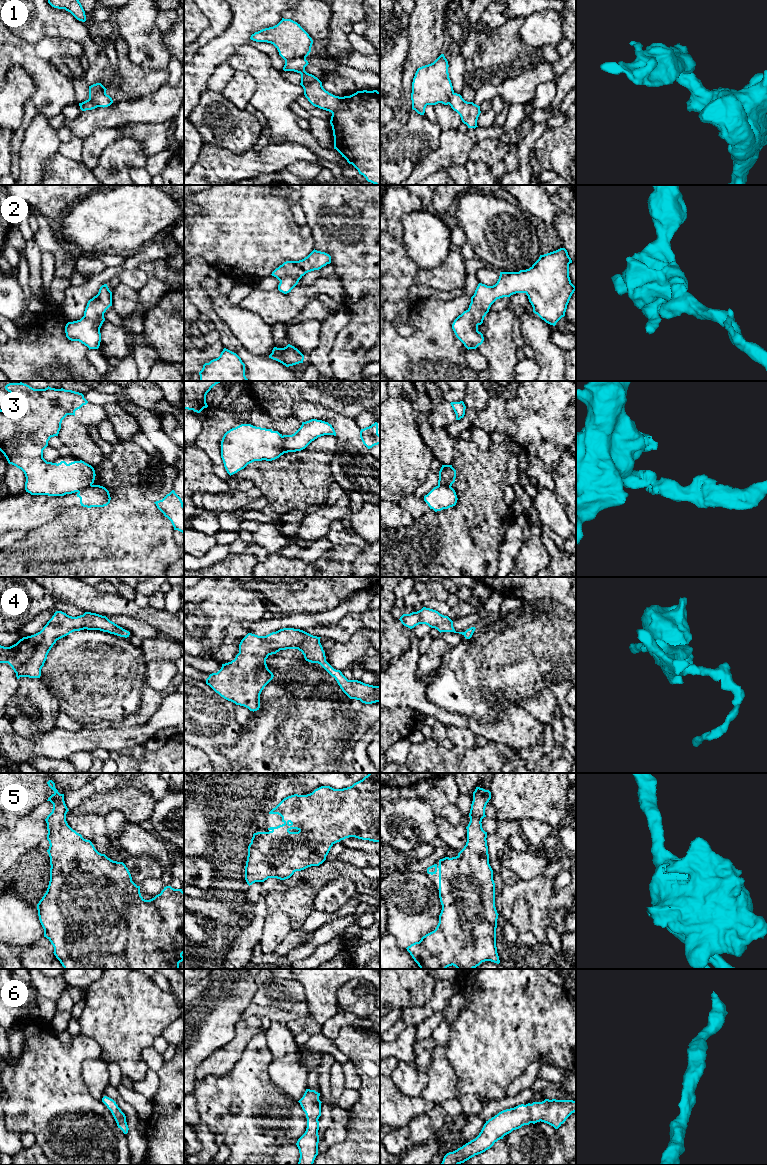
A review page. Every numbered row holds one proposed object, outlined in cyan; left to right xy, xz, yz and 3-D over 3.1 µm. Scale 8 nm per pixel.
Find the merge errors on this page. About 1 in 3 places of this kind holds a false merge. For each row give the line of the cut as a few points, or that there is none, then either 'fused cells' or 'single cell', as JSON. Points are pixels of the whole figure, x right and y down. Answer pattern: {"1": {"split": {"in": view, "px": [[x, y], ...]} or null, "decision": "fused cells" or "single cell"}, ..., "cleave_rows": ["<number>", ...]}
{"1": {"split": {"in": "xz", "px": [[305, 57], [296, 57], [285, 61]]}, "decision": "fused cells"}, "2": {"split": null, "decision": "single cell"}, "3": {"split": {"in": "xz", "px": [[282, 436], [284, 452]]}, "decision": "fused cells"}, "4": {"split": null, "decision": "single cell"}, "5": {"split": null, "decision": "single cell"}, "6": {"split": null, "decision": "single cell"}, "cleave_rows": ["1", "3"]}

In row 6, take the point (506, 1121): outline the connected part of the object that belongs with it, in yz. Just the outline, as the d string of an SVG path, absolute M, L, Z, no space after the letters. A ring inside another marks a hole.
M545 1099L506 1109L486 1121L479 1135L453 1152L447 1153L441 1165L459 1165L490 1149L495 1142L513 1130L530 1123L544 1122L558 1129L576 1112L576 1101Z

